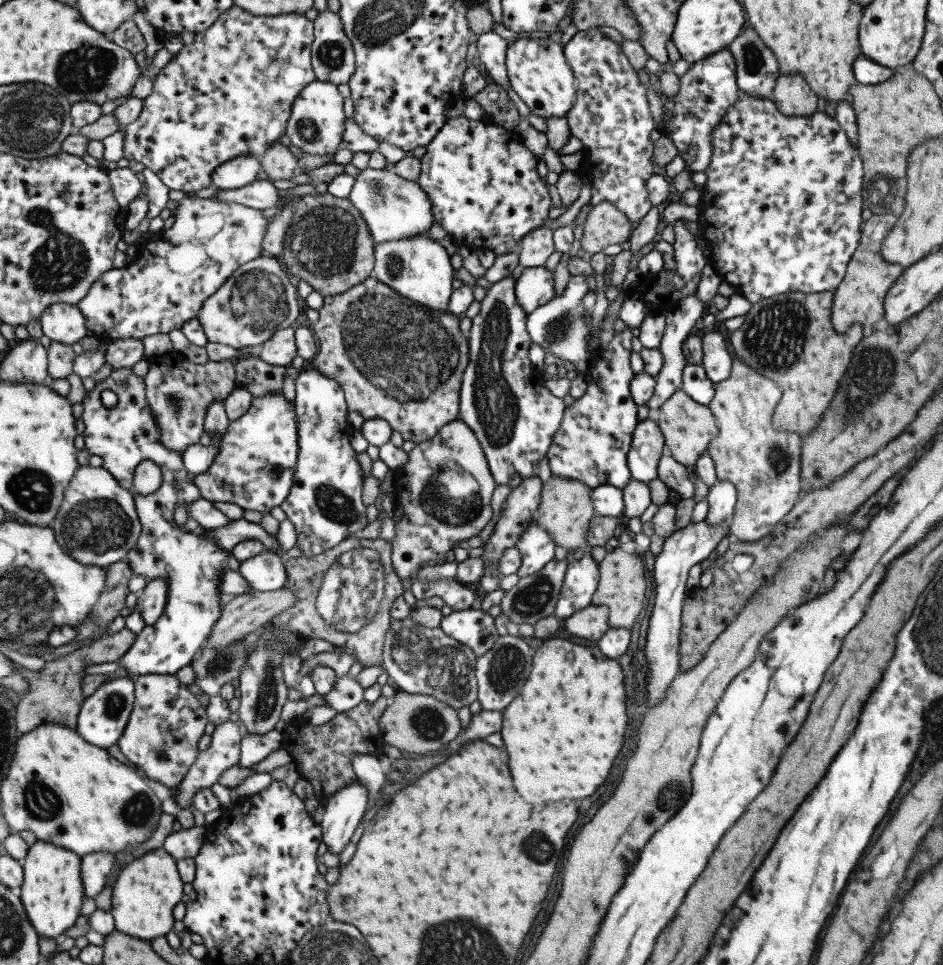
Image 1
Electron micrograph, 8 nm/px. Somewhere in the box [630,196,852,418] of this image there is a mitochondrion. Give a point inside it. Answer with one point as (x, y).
(774, 340)

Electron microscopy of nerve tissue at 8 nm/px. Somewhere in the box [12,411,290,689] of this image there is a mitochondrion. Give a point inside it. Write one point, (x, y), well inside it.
(94, 526)

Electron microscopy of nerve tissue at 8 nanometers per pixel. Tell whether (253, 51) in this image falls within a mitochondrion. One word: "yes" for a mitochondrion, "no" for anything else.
no

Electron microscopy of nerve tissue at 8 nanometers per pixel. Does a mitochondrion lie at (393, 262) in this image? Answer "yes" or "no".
yes

